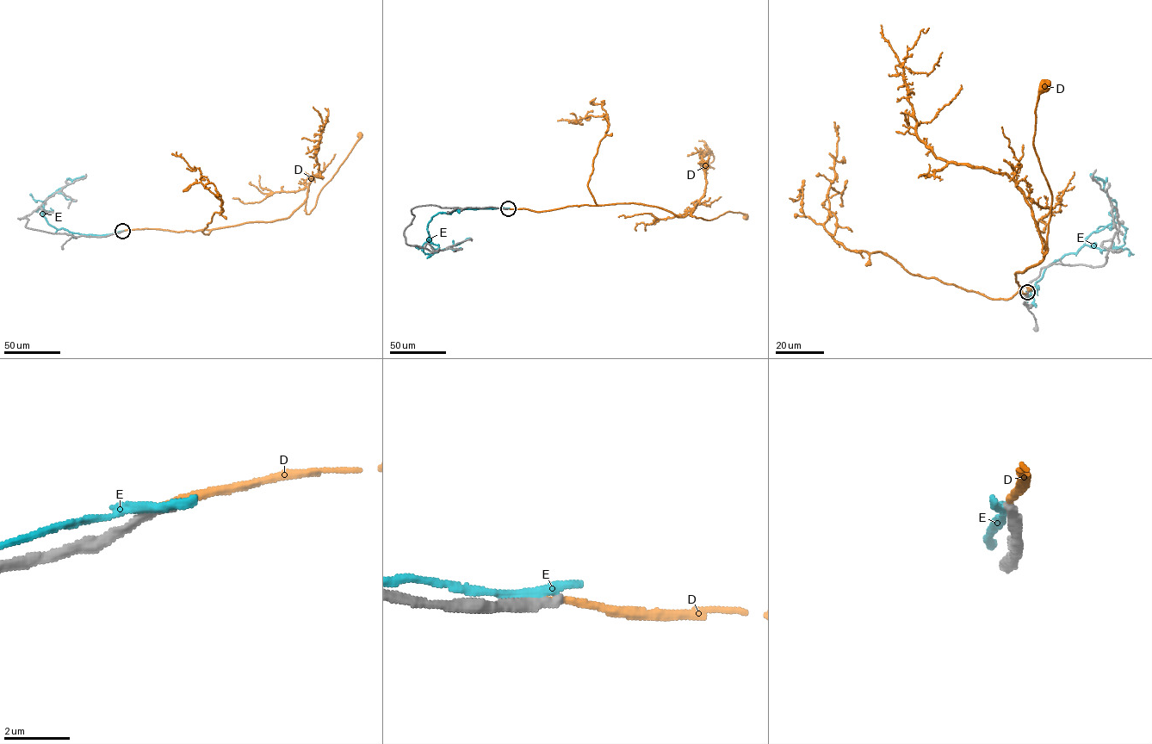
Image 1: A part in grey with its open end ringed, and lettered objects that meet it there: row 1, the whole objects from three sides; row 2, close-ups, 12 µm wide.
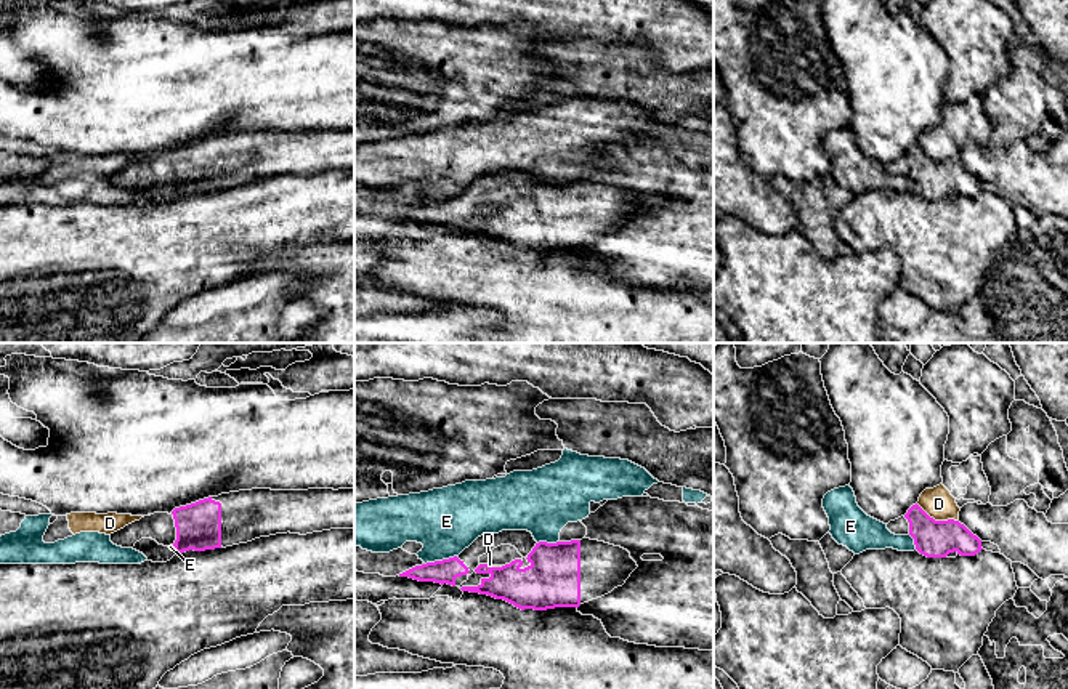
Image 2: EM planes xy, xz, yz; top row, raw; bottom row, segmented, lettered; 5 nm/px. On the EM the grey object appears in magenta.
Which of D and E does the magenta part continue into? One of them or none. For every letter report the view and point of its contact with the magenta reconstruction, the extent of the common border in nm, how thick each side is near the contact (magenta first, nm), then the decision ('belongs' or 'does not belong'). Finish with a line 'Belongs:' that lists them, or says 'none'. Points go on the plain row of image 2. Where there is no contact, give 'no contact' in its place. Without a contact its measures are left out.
D: yz (937, 162) | 220 nm | 190/160 nm | does not belong
E: xz (440, 202) | 170 nm | 120/340 nm | does not belong
Belongs: none

